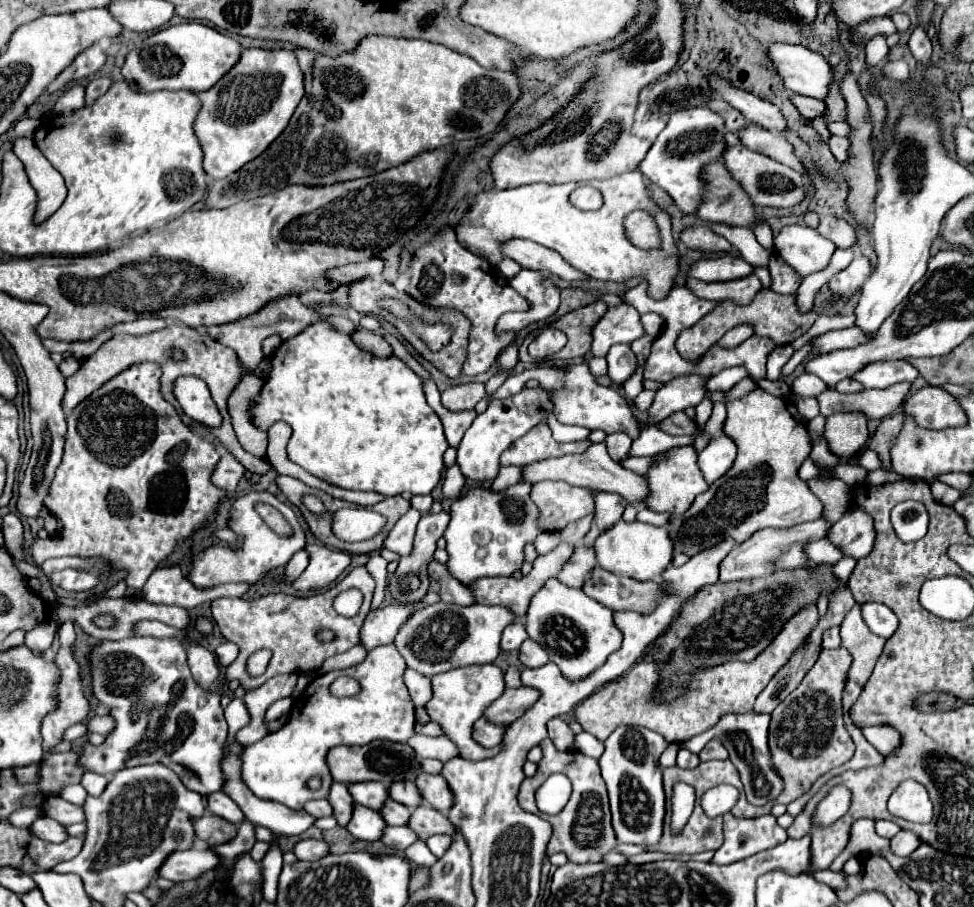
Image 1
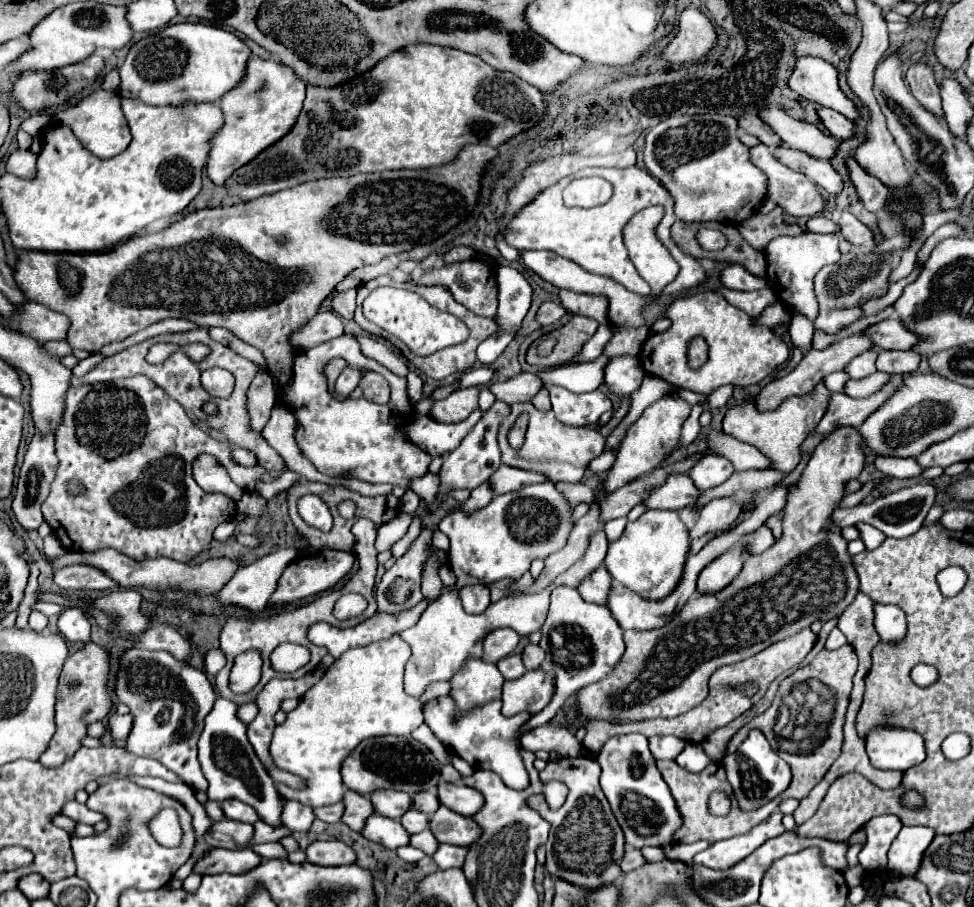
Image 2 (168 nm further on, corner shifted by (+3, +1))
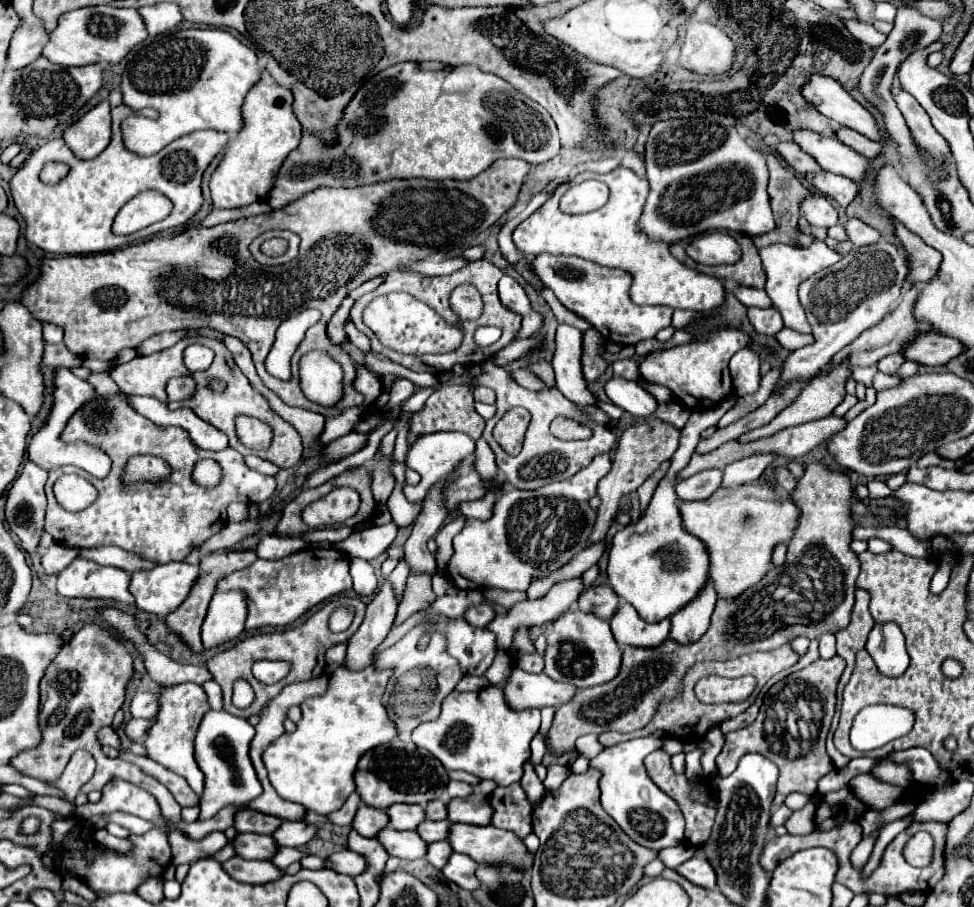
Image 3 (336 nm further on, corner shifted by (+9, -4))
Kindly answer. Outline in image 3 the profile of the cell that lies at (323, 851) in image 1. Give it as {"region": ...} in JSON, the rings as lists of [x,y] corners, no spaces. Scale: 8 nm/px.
{"region":[[[344,849],[340,853],[334,853],[332,857],[328,857],[326,865],[330,869],[334,867],[334,871],[350,875],[350,877],[356,877],[356,875],[360,875],[360,873],[364,873],[368,869],[368,861],[362,855],[358,855],[354,851],[348,851],[348,849]]]}

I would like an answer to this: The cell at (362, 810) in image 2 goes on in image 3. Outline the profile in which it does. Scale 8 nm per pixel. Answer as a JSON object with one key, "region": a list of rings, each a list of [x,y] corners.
{"region":[[[360,805],[352,825],[364,837],[376,837],[378,831],[388,827],[388,823],[390,823],[390,819],[386,817],[386,813],[382,809],[370,809],[368,805]]]}

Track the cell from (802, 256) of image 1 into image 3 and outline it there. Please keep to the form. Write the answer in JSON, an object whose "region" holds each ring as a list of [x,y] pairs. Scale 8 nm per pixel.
{"region":[[[814,241],[810,247],[790,247],[790,245],[770,245],[760,249],[762,265],[766,271],[766,293],[772,299],[772,305],[780,311],[784,327],[790,327],[798,333],[810,333],[810,323],[806,321],[802,303],[798,299],[798,285],[808,279],[810,275],[834,265],[840,261],[840,255],[832,251],[824,241]]]}

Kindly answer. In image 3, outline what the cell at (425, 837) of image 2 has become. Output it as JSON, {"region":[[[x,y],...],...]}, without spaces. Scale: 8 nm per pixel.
{"region":[[[436,841],[428,845],[428,853],[426,853],[426,861],[430,865],[434,865],[436,869],[442,869],[442,865],[446,865],[446,861],[450,859],[450,853],[454,853],[450,849],[448,841]]]}

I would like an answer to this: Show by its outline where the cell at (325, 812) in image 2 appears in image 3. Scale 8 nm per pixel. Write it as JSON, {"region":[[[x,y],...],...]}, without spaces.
{"region":[[[352,793],[352,795],[348,797],[348,801],[346,801],[338,811],[334,811],[334,813],[328,815],[330,821],[336,823],[336,825],[350,825],[350,823],[354,821],[354,815],[356,815],[360,803],[362,803],[362,799],[358,797],[358,793]]]}

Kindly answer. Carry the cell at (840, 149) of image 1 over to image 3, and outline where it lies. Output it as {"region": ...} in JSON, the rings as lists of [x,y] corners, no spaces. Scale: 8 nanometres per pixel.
{"region":[[[894,221],[894,227],[896,227],[896,235],[904,243],[906,255],[910,259],[908,285],[930,281],[938,273],[938,269],[940,269],[942,255],[936,249],[926,247],[926,243],[922,243],[922,239],[918,235],[906,231],[906,227],[902,227],[902,223]]]}

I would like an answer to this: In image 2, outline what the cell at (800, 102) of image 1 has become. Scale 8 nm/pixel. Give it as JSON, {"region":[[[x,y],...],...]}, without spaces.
{"region":[[[818,108],[816,114],[820,116],[822,124],[826,126],[826,130],[828,130],[832,136],[836,136],[836,138],[850,138],[850,136],[852,136],[854,124],[852,124],[852,120],[848,120],[846,116],[842,116],[842,114],[838,114],[838,112],[830,110],[830,108]]]}

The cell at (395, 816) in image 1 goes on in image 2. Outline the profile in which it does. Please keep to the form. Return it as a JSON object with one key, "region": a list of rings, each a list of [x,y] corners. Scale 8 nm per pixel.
{"region":[[[408,810],[402,818],[400,818],[400,824],[404,824],[404,828],[410,832],[410,834],[416,834],[416,832],[422,832],[426,826],[428,826],[428,816],[418,812],[418,810]]]}

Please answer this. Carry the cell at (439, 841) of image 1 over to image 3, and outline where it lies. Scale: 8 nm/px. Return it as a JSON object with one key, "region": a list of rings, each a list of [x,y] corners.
{"region":[[[454,853],[448,861],[448,865],[442,869],[442,873],[446,879],[454,881],[458,887],[468,889],[468,891],[476,891],[476,889],[480,889],[476,869],[478,869],[478,863],[474,863],[470,857]]]}

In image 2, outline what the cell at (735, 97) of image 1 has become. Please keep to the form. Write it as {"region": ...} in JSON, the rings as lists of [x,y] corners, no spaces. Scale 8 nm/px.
{"region":[[[760,108],[758,116],[780,136],[780,140],[786,146],[808,152],[814,158],[822,158],[822,160],[832,158],[840,142],[838,138],[826,136],[822,130],[818,130],[808,122],[794,120],[780,108]]]}

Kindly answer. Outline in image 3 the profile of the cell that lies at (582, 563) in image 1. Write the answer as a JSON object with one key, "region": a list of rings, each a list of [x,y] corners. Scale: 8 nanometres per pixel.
{"region":[[[608,585],[590,587],[578,599],[578,609],[580,611],[592,613],[592,615],[596,615],[600,619],[606,619],[606,621],[612,619],[612,615],[616,613],[618,605],[620,605],[620,597]]]}

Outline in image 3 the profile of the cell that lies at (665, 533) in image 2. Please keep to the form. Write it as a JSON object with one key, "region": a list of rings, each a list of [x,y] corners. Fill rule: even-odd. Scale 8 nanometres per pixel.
{"region":[[[728,397],[720,405],[716,405],[716,409],[692,411],[688,423],[684,425],[684,429],[680,429],[680,445],[674,457],[670,459],[670,469],[666,471],[664,479],[658,483],[644,517],[638,523],[620,529],[612,539],[608,581],[612,589],[618,593],[618,597],[630,603],[646,623],[658,623],[666,617],[672,617],[678,609],[686,607],[702,591],[702,585],[706,585],[706,581],[710,579],[708,549],[706,545],[702,545],[702,541],[698,541],[698,537],[686,533],[686,529],[682,527],[682,515],[678,509],[678,495],[674,491],[674,485],[678,483],[678,473],[688,465],[694,453],[700,441],[700,433],[710,425],[716,425],[722,419],[722,415],[732,407],[732,403],[734,399]],[[674,551],[680,551],[680,555],[670,555],[670,557],[678,557],[682,563],[678,569],[666,571],[662,567],[666,559],[664,553],[674,553]]]}

